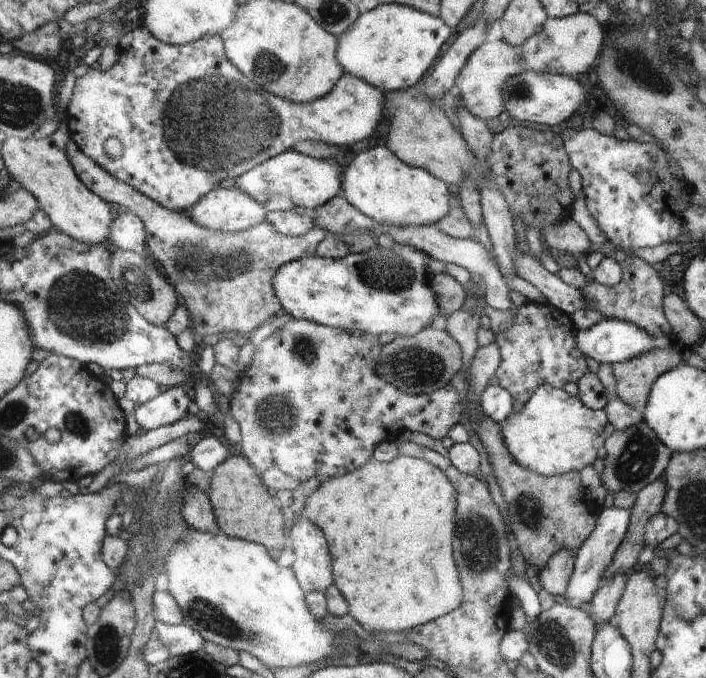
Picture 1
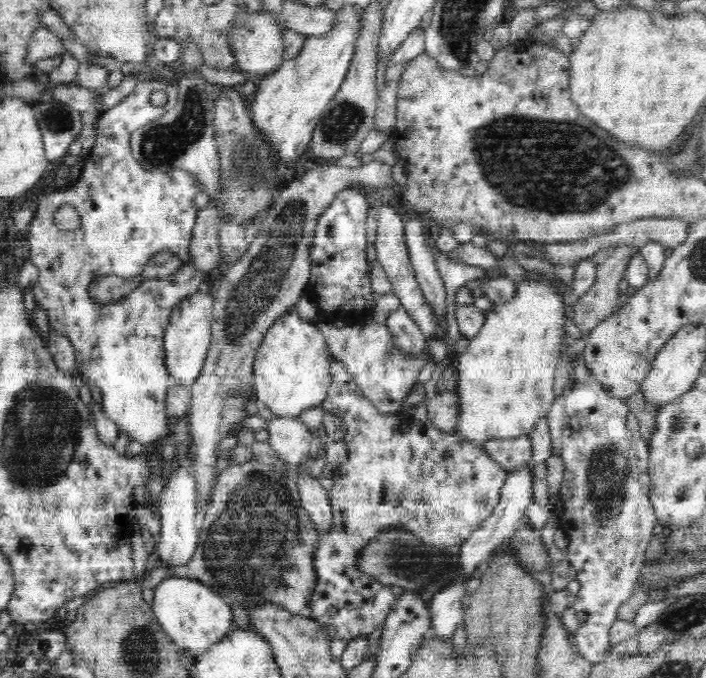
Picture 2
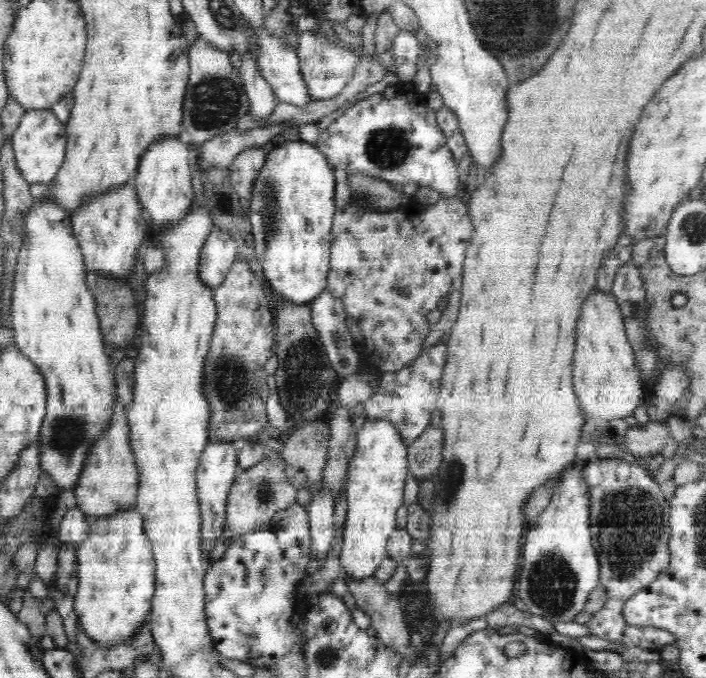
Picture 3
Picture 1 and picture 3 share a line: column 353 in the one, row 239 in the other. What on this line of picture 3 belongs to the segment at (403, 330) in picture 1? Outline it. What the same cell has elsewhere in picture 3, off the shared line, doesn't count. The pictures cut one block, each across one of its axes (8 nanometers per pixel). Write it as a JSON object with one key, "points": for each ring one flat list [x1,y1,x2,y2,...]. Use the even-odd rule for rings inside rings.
{"points":[[284,142,274,148,252,182,250,204,248,204,248,226,254,234,256,258,262,262,264,276,278,298,284,298,296,306,310,304,328,288,330,274,330,252,332,252,332,226,336,216,336,178,334,168,316,144,308,142]]}

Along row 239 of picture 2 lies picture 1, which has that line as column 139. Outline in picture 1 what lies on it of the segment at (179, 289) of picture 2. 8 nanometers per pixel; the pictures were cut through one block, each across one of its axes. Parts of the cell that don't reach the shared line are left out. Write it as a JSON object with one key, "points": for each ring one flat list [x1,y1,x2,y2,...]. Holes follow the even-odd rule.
{"points":[[131,26,129,32,125,32,125,36,121,38,119,42,119,62,115,64,115,68,111,68,109,72,101,72,97,66,91,66,81,78,75,80,75,90,73,90,73,98,69,100,69,106,65,110,65,122,67,122,67,128,69,128,69,140,79,144,79,148,91,156,103,170,107,170,113,178,119,178,121,182,127,182,129,186,137,188,139,192,143,192,145,196,153,198,155,202,159,202,161,206,167,206,169,210,175,210,175,212,191,212,209,192,213,192,215,188,219,188,219,184,223,184,223,180,227,180,227,176,233,176,235,180,239,180,241,176,245,176,247,172,251,172,253,168,265,164,267,160,283,154,283,152,289,152,295,148,295,144,303,142,303,140,313,140,313,142,327,142,327,144,333,144,333,146,347,146,347,144,353,144,353,142,359,142,359,140,365,140,373,134,379,118,381,118,381,108,383,108,383,96,381,96,381,90,375,88,375,86,369,86,369,82,357,78,357,76,351,76,351,74,345,74,343,80,339,80,339,86,329,94,325,96,323,100,317,100,313,104,295,104,291,100,285,100,281,96,275,96,275,94,269,94,267,90,259,88,255,82,251,82,245,74,241,74,231,58,227,56,227,46,225,46,225,40,223,36,207,36,203,40,197,40,195,44,187,44,187,46,171,46,171,44,165,44,161,42,157,36,151,34,151,30,147,26],[109,138,117,138,121,142,121,156,119,158,113,158,109,156,105,144]]}

